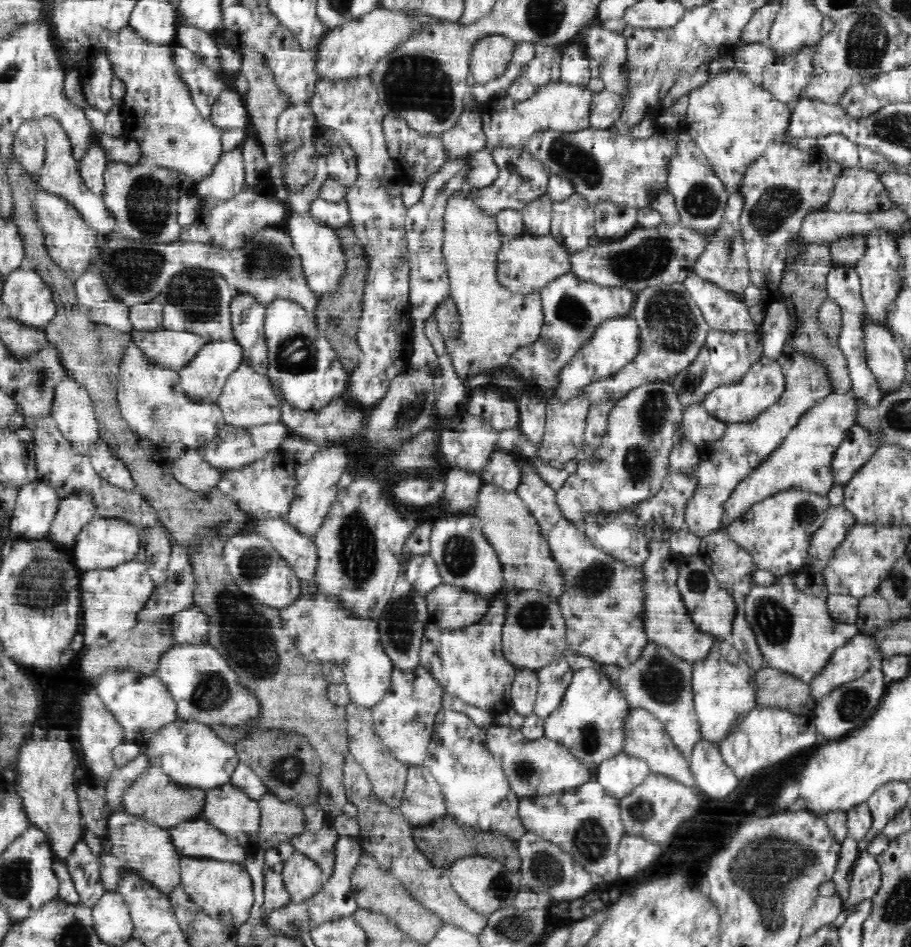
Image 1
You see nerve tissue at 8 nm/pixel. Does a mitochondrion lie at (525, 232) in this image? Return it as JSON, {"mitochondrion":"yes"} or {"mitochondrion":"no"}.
{"mitochondrion":"no"}

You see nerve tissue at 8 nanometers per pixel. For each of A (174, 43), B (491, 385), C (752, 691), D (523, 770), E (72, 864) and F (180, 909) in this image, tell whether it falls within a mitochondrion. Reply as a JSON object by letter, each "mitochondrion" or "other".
{"A":"other","B":"other","C":"other","D":"mitochondrion","E":"other","F":"other"}

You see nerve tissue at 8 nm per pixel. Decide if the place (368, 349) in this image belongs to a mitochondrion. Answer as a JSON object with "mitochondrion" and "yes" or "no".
{"mitochondrion":"no"}

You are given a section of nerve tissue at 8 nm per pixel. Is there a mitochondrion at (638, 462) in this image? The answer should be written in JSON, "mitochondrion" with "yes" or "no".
{"mitochondrion":"yes"}

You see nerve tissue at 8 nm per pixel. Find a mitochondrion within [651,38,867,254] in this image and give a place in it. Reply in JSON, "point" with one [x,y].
{"point":[770,211]}

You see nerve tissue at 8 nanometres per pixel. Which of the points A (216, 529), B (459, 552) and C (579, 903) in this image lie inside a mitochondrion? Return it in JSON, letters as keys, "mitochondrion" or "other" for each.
{"A":"other","B":"mitochondrion","C":"other"}

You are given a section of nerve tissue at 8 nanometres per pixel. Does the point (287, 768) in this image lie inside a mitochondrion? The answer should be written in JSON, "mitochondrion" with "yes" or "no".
{"mitochondrion":"yes"}

